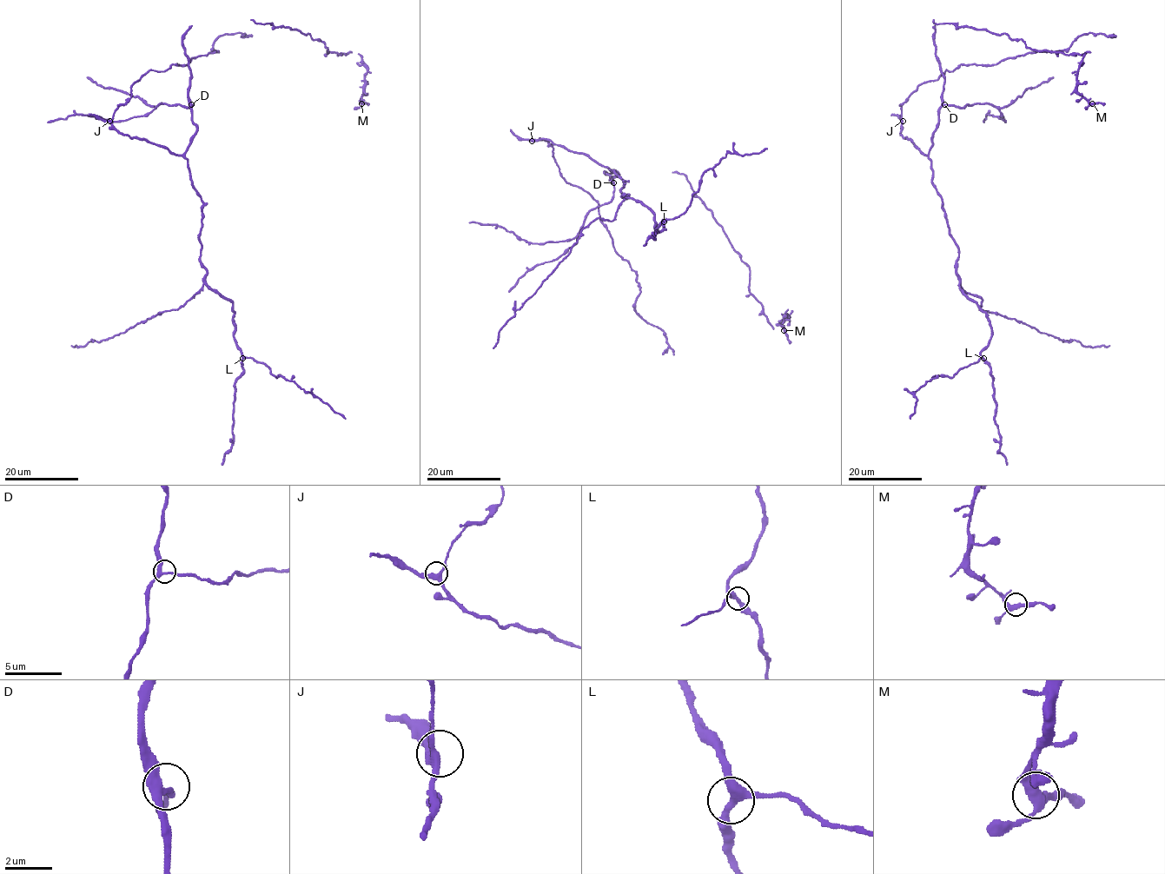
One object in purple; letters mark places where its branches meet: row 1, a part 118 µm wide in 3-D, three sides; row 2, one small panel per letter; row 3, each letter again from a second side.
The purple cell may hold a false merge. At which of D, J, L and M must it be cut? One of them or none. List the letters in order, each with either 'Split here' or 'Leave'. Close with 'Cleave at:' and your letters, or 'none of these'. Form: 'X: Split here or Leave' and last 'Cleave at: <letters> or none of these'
D: Leave
J: Leave
L: Leave
M: Leave
Cleave at: none of these

